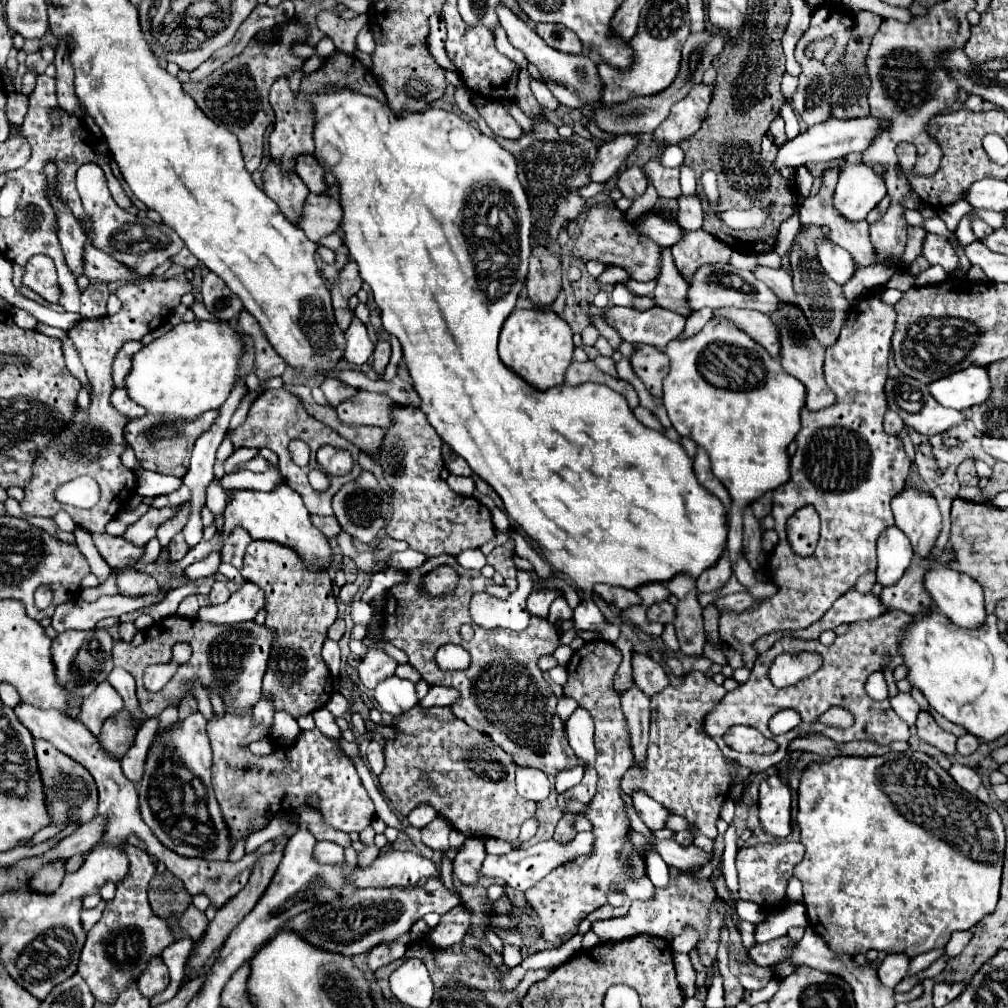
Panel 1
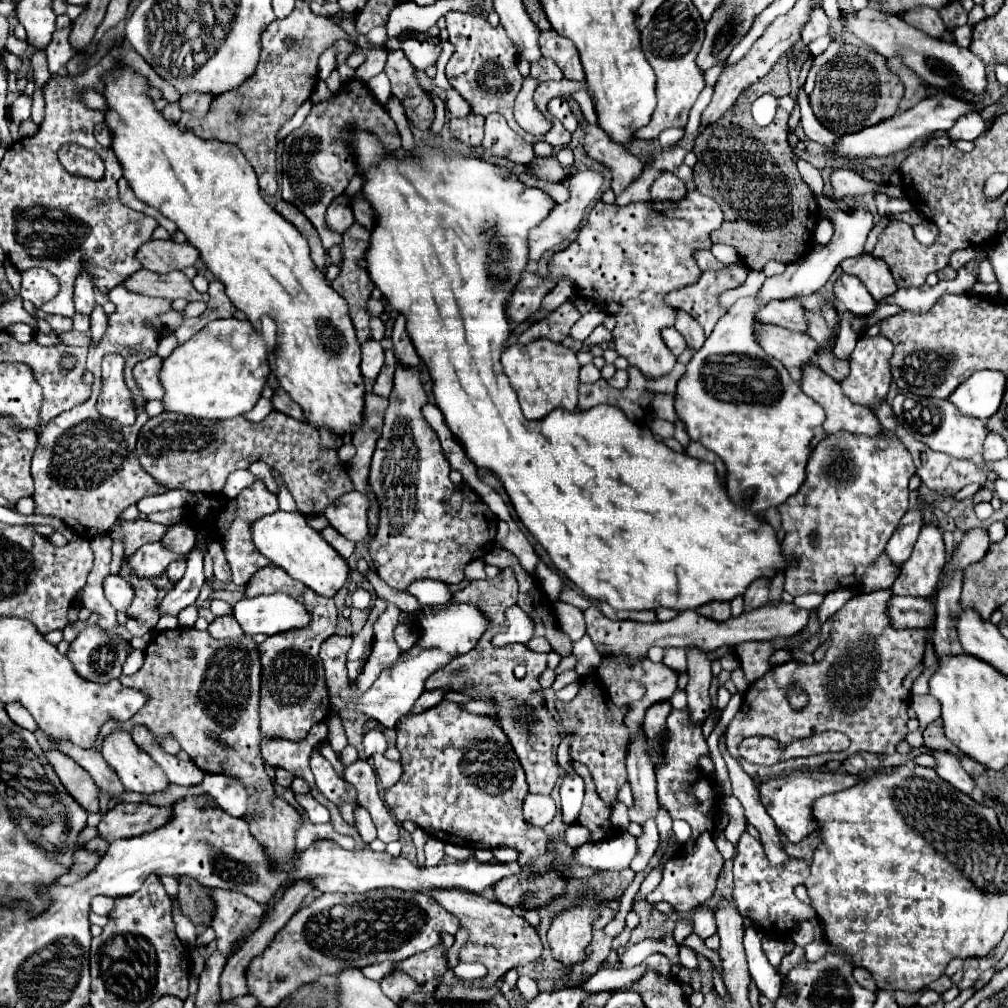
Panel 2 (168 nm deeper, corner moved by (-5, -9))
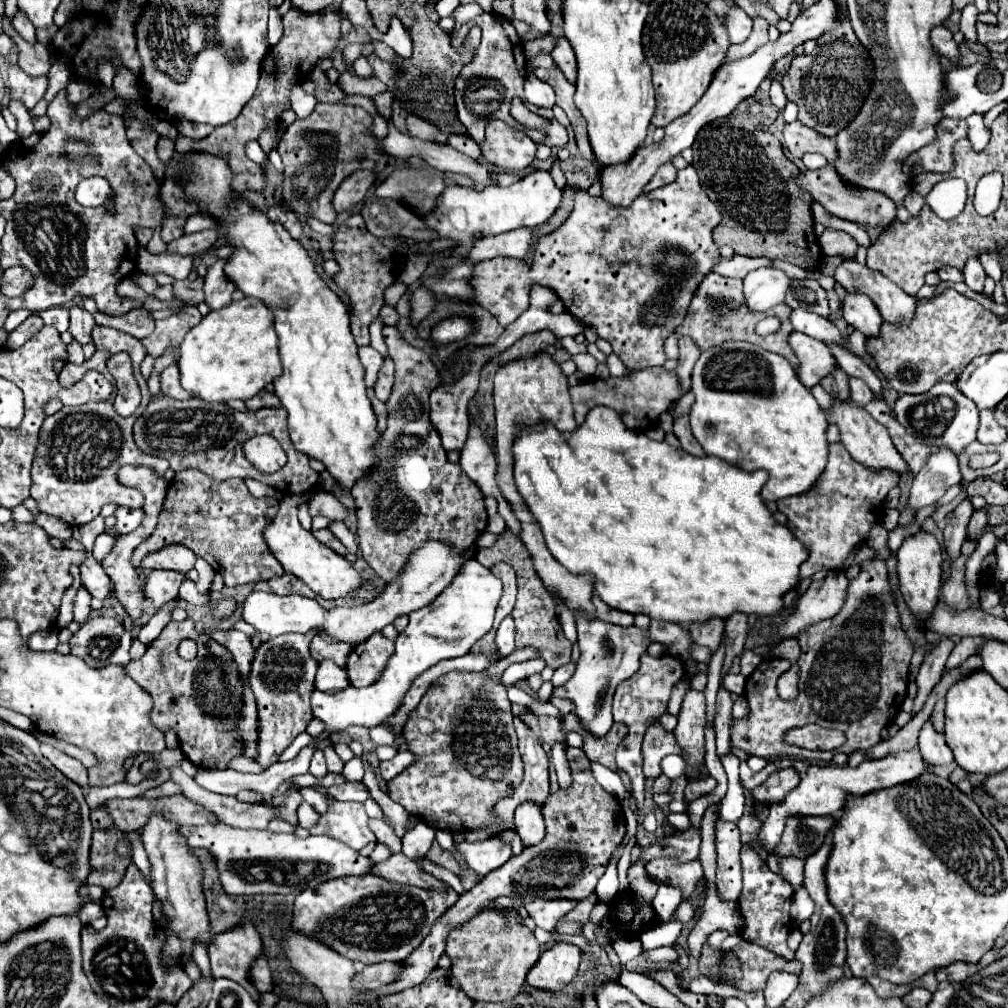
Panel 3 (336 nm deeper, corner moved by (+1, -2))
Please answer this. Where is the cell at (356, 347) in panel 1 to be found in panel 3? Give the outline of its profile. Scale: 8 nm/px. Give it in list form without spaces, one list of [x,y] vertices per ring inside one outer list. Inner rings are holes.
[[[360,347],[358,355],[360,355],[360,363],[362,363],[364,371],[366,371],[366,387],[374,387],[378,371],[380,371],[380,367],[384,363],[384,357],[372,347]]]

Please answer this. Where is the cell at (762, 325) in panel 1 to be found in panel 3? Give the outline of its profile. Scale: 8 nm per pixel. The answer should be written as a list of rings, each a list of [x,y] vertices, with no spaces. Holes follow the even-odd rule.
[[[794,331],[790,335],[790,345],[792,345],[796,357],[800,359],[798,379],[808,389],[818,385],[824,377],[828,377],[836,369],[836,359],[824,343],[816,341],[816,339],[810,339],[804,333]]]

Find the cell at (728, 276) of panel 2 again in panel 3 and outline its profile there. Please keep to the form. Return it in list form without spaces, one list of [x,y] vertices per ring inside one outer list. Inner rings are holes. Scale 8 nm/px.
[[[708,273],[704,277],[704,281],[700,283],[700,287],[696,289],[692,305],[688,309],[688,315],[686,315],[684,323],[676,329],[676,335],[678,337],[686,335],[686,337],[694,339],[694,343],[698,345],[700,351],[706,351],[708,347],[718,347],[720,343],[726,343],[726,341],[746,341],[746,343],[758,345],[766,351],[786,357],[792,363],[792,367],[796,367],[796,355],[792,355],[792,347],[788,347],[788,335],[794,331],[792,323],[790,323],[790,313],[792,313],[792,309],[786,303],[780,303],[764,313],[750,311],[748,305],[744,303],[742,279],[730,279],[730,277],[722,277],[718,273]],[[768,315],[778,315],[782,321],[782,327],[778,333],[760,337],[760,335],[756,335],[754,327],[762,317],[768,317]]]

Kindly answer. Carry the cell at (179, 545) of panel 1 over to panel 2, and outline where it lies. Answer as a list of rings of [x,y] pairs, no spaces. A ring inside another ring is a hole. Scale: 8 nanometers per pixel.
[[[174,560],[174,562],[168,566],[166,574],[168,574],[168,578],[170,578],[172,582],[178,582],[178,580],[184,576],[184,570],[186,570],[186,560]]]

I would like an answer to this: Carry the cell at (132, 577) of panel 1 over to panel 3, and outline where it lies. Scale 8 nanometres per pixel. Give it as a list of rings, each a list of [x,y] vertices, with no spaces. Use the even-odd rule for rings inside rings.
[[[88,553],[84,563],[80,565],[80,575],[82,575],[82,587],[94,597],[94,599],[104,599],[112,591],[110,579],[104,573],[102,565]]]

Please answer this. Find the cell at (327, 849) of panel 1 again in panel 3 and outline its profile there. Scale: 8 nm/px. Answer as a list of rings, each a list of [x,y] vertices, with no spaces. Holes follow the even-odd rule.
[[[264,955],[258,957],[258,963],[254,965],[252,969],[252,983],[254,987],[264,993],[264,991],[274,991],[274,979],[272,979],[272,973],[268,969],[268,961]]]

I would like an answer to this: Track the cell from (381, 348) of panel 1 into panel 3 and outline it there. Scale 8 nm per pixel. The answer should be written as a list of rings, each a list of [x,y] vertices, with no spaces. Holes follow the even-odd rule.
[[[386,359],[386,361],[384,361],[384,367],[382,367],[380,373],[378,373],[378,381],[376,381],[376,385],[374,385],[376,397],[386,403],[388,397],[390,397],[392,385],[394,385],[394,363],[392,363],[392,359]]]

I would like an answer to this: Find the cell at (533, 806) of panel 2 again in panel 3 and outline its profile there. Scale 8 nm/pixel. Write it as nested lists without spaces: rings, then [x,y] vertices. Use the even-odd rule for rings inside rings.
[[[524,803],[516,809],[514,821],[516,821],[516,833],[522,839],[524,847],[532,847],[544,839],[546,829],[542,819],[542,807],[534,803]]]

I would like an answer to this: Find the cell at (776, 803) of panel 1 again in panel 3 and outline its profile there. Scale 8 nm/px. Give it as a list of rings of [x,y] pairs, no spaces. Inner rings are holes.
[[[918,749],[892,753],[892,755],[876,759],[876,761],[864,761],[854,769],[852,767],[840,767],[840,765],[822,765],[820,767],[820,765],[808,763],[804,759],[784,757],[784,759],[770,761],[760,773],[756,773],[748,781],[748,785],[750,785],[748,789],[754,789],[758,783],[764,781],[762,777],[768,777],[772,771],[784,769],[784,767],[796,767],[796,771],[800,773],[800,785],[786,797],[784,803],[772,805],[768,821],[762,825],[762,829],[758,833],[758,839],[766,851],[776,847],[776,843],[780,841],[780,835],[784,831],[786,819],[790,815],[836,815],[838,811],[842,811],[846,807],[848,795],[868,795],[868,793],[878,791],[878,789],[888,789],[888,787],[894,787],[900,783],[908,783],[910,779],[918,779],[922,773],[926,773],[930,769],[930,765],[922,761],[922,755]]]

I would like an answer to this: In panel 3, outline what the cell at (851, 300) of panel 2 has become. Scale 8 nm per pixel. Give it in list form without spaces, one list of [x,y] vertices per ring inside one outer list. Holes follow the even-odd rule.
[[[848,293],[842,305],[844,319],[854,329],[862,331],[866,337],[878,337],[880,327],[884,323],[880,311],[876,311],[876,305],[860,293]]]

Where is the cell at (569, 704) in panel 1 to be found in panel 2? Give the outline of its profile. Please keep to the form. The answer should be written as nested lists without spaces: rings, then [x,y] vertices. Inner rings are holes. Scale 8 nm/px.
[[[564,734],[564,740],[560,742],[560,746],[558,746],[558,764],[560,764],[560,768],[564,770],[564,772],[568,772],[568,774],[572,774],[574,772],[574,766],[572,766],[572,756],[570,756],[570,744],[572,744],[572,740],[574,740],[574,734]]]

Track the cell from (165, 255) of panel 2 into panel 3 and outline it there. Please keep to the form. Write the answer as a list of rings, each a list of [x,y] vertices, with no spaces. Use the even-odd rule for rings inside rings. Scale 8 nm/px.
[[[206,229],[198,231],[192,235],[184,235],[172,243],[168,243],[170,253],[180,253],[180,255],[192,255],[210,249],[218,241],[218,231],[216,229]]]

